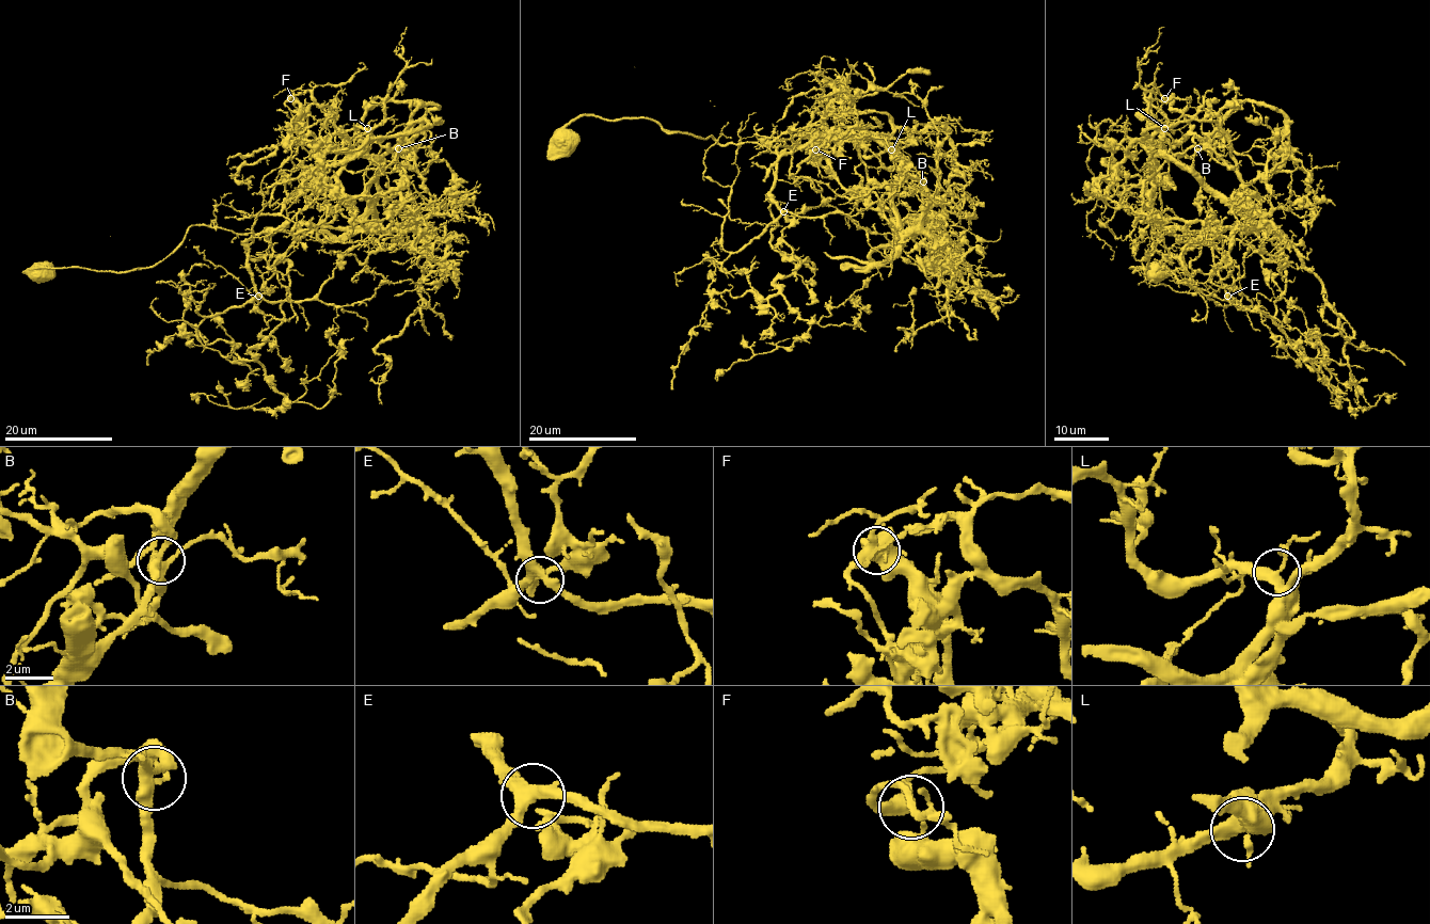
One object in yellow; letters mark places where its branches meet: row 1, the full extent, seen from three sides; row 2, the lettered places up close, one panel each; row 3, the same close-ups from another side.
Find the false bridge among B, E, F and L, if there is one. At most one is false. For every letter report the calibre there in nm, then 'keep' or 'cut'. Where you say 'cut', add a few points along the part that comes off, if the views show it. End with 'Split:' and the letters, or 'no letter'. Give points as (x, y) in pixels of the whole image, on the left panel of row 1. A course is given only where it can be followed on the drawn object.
B: calibre 340 nm; keep
E: calibre 320 nm; keep
F: calibre 320 nm; cut; course (291, 98), (302, 139), (247, 240), (251, 258), (287, 263), (282, 322), (252, 360), (175, 334), (146, 365)
L: calibre 340 nm; keep
Split: F

